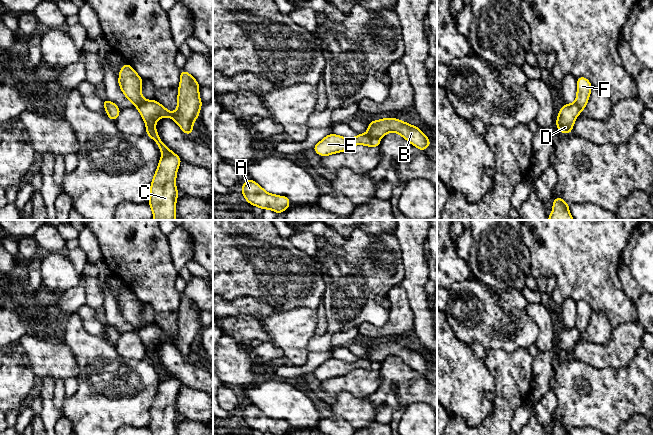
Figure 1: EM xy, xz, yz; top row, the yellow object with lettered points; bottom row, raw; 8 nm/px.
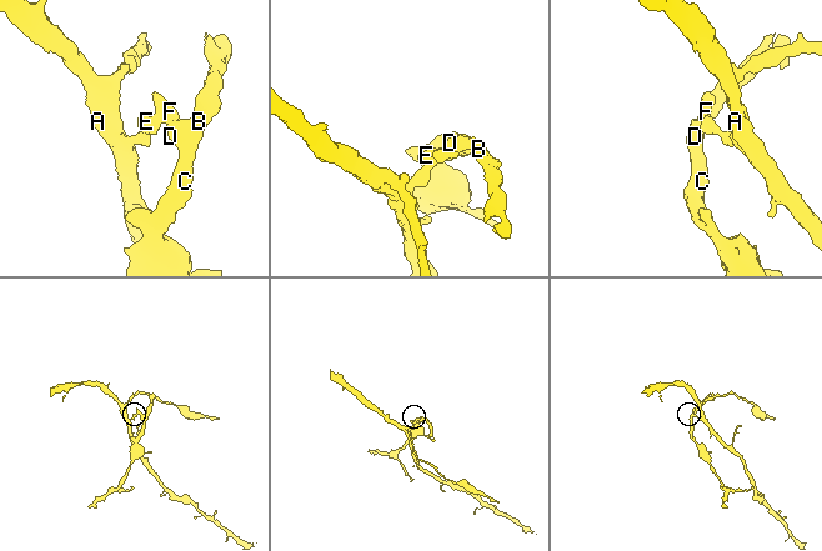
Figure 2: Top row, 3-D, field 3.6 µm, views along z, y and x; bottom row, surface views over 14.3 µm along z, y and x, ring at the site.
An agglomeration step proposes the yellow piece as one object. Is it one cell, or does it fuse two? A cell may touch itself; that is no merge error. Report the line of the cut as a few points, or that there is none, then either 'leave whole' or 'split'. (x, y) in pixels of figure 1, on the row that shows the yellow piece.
cut in xz along (364, 134), (379, 139); split

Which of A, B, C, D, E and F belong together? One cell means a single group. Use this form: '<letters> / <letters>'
A E F / B C D

